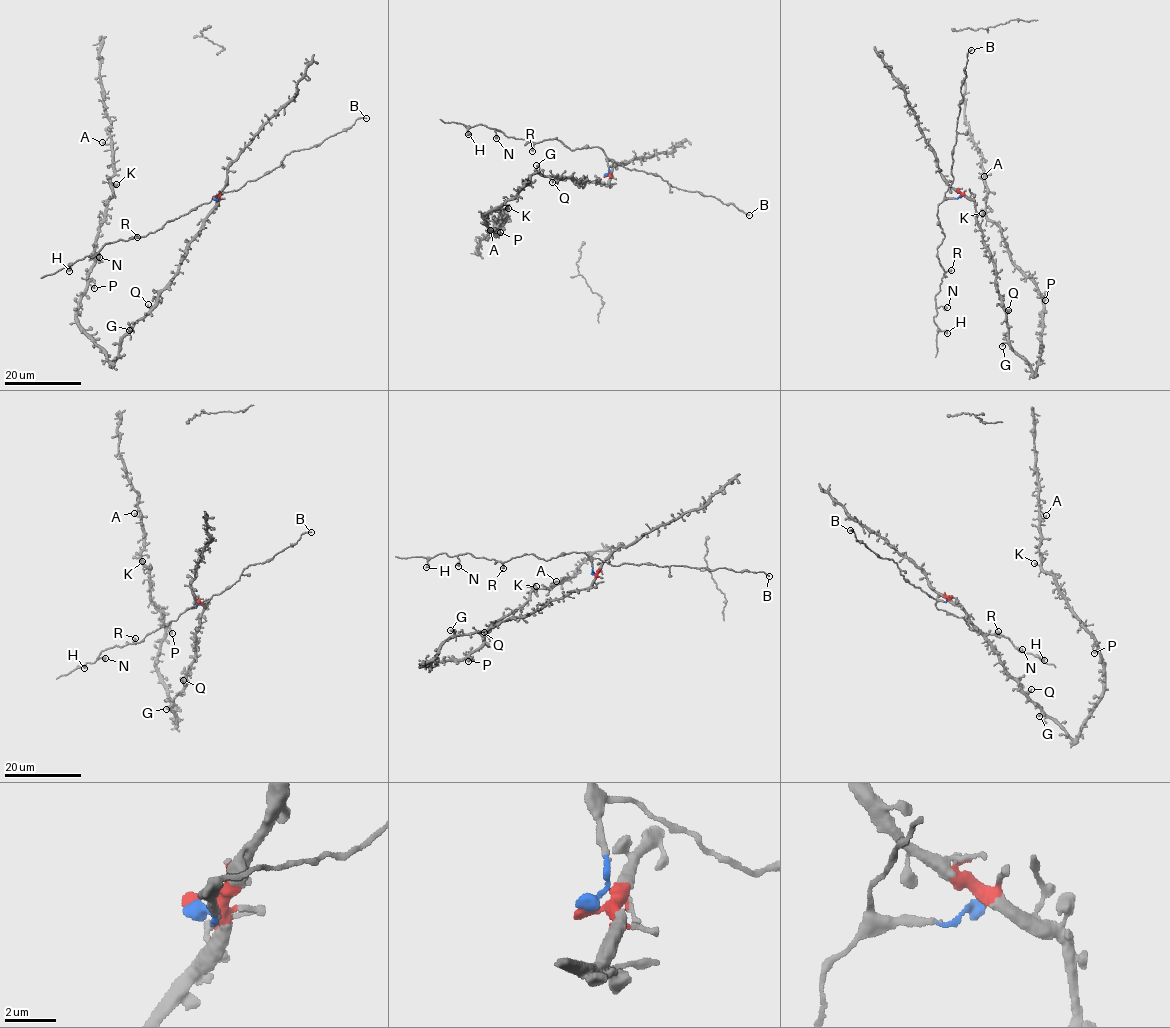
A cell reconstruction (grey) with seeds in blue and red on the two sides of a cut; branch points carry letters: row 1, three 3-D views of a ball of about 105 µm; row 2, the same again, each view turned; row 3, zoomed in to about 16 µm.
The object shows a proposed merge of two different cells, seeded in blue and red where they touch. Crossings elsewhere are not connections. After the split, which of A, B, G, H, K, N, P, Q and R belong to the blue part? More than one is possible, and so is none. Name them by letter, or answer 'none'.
B, H, N, R

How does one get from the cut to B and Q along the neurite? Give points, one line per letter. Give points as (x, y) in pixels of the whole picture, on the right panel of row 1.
B: (960, 195), (947, 198), (945, 195), (953, 180), (951, 169), (962, 82), (971, 49)
Q: (960, 195), (962, 193), (969, 197), (975, 205), (976, 222), (993, 264), (995, 287), (1007, 313), (1008, 309)

